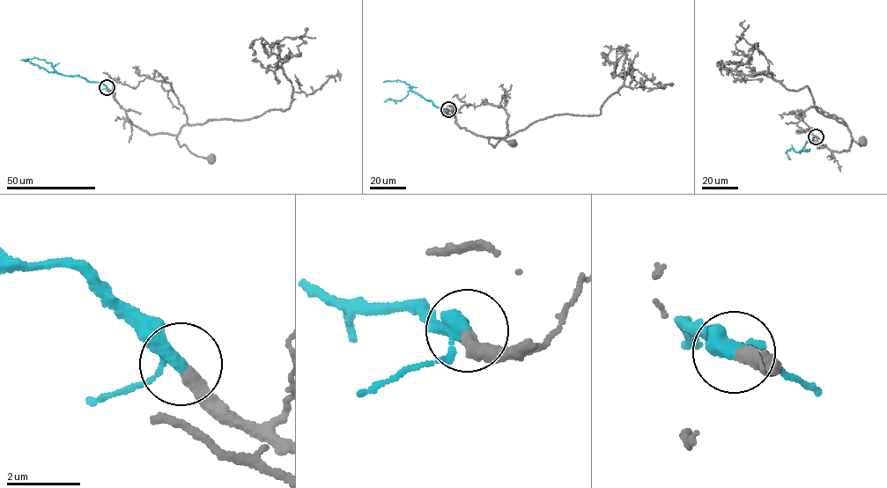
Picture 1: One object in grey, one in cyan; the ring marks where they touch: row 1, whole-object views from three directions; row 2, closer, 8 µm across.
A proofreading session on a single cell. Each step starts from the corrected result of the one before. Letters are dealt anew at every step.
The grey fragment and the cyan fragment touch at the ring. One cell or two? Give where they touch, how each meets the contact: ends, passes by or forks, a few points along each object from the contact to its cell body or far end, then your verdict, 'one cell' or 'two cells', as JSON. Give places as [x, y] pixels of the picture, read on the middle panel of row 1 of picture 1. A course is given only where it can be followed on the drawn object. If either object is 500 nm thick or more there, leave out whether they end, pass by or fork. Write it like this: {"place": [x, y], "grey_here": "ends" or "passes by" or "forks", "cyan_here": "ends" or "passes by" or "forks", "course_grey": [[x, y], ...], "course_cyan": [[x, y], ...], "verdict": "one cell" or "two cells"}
{"place": [448, 109], "grey_here": "ends", "cyan_here": "passes by", "course_grey": [[448, 110], [454, 110], [452, 107], [460, 127], [490, 136], [489, 143], [493, 146], [501, 139], [512, 144]], "course_cyan": [[448, 110], [436, 107], [431, 100], [412, 91], [404, 82], [383, 82]], "verdict": "one cell"}

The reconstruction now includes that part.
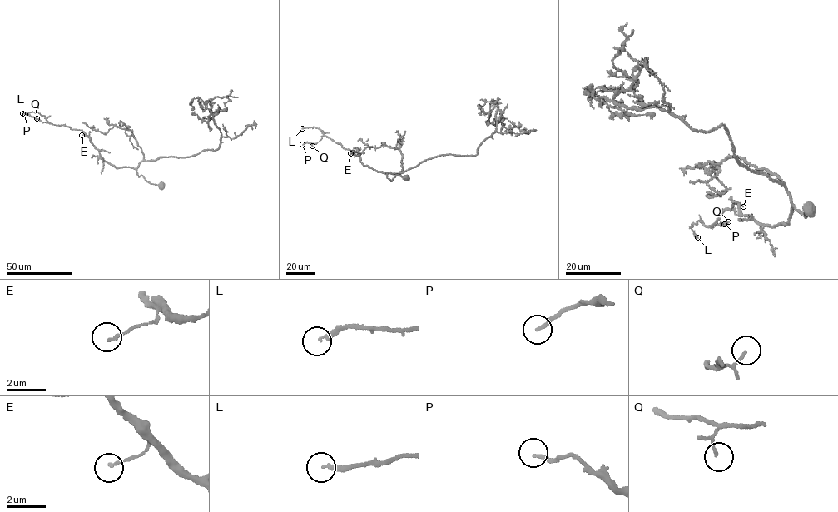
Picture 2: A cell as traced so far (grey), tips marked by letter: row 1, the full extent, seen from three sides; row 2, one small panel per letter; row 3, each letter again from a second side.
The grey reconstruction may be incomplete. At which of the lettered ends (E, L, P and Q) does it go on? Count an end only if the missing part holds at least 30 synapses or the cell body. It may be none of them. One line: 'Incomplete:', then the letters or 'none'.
Incomplete: none

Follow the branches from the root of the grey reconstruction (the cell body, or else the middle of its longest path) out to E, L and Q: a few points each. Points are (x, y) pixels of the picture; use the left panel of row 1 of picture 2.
E: (161, 186), (139, 176), (135, 168), (116, 167), (104, 161), (91, 137), (81, 135)
L: (161, 186), (139, 176), (135, 168), (116, 167), (104, 161), (81, 130), (52, 124), (39, 113), (22, 113)
Q: (161, 186), (139, 176), (135, 168), (116, 167), (104, 161), (91, 137), (81, 130), (37, 118)

